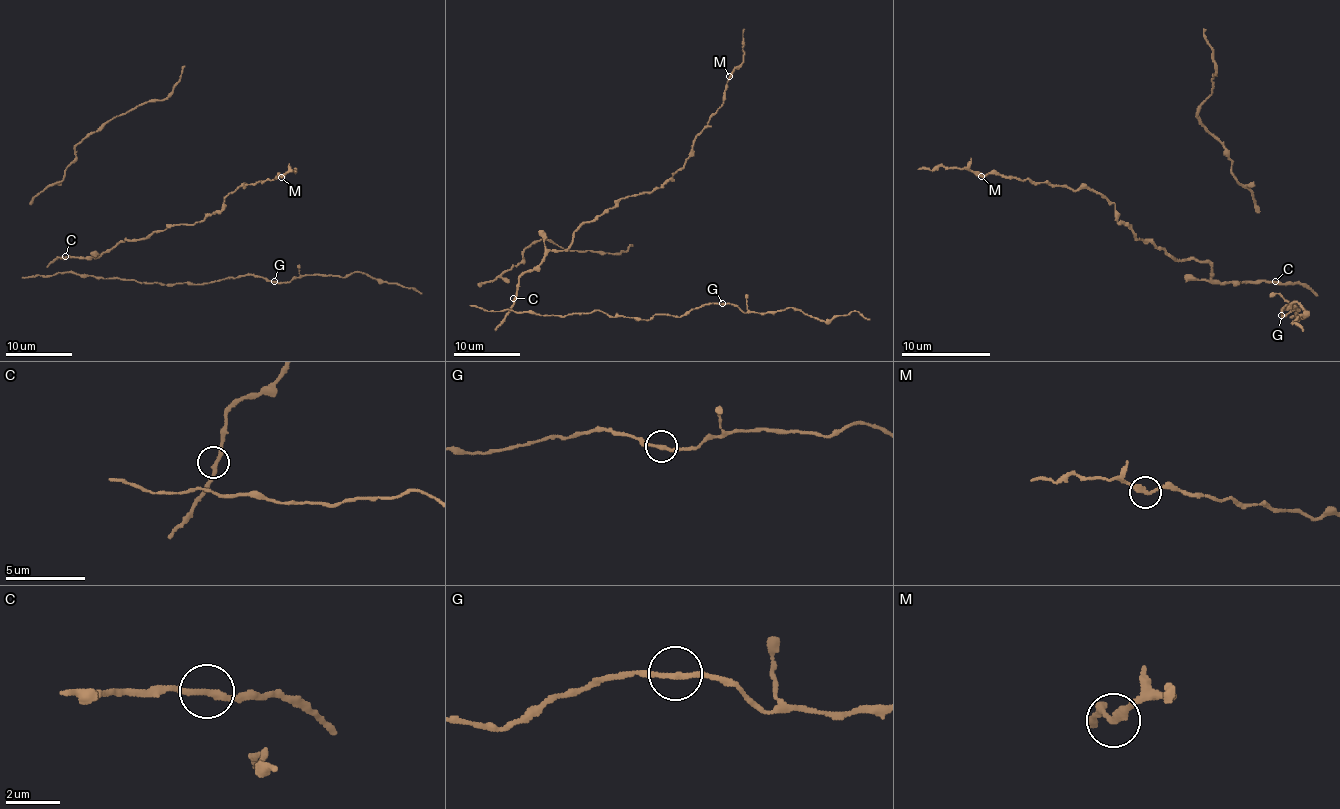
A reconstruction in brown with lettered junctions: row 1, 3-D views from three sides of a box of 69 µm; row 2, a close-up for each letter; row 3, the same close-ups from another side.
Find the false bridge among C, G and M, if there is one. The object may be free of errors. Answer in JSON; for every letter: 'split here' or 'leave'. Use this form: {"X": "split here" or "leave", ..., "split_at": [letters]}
{"C": "leave", "G": "leave", "M": "leave", "split_at": []}

